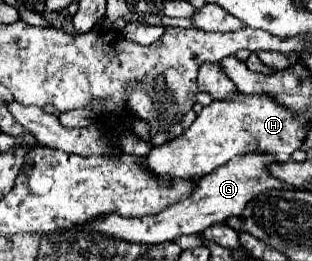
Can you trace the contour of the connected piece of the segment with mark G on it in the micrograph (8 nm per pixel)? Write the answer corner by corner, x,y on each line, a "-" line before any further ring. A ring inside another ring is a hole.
239,155
231,159
231,163
225,163
223,167
215,169
211,175
205,175
197,181
195,191
169,207
165,207
157,215
145,215
145,217
121,217
121,215
105,215
103,219
97,219
95,223
87,223
87,227
75,227
77,231
99,231
107,237
115,239
127,239
131,243
165,243
173,241
179,235
187,233
203,233
207,227
215,223
223,223
229,217
241,215
243,207
255,199
259,193
271,191
271,189
293,189
291,185
279,181
269,173
269,165
277,163
273,155

